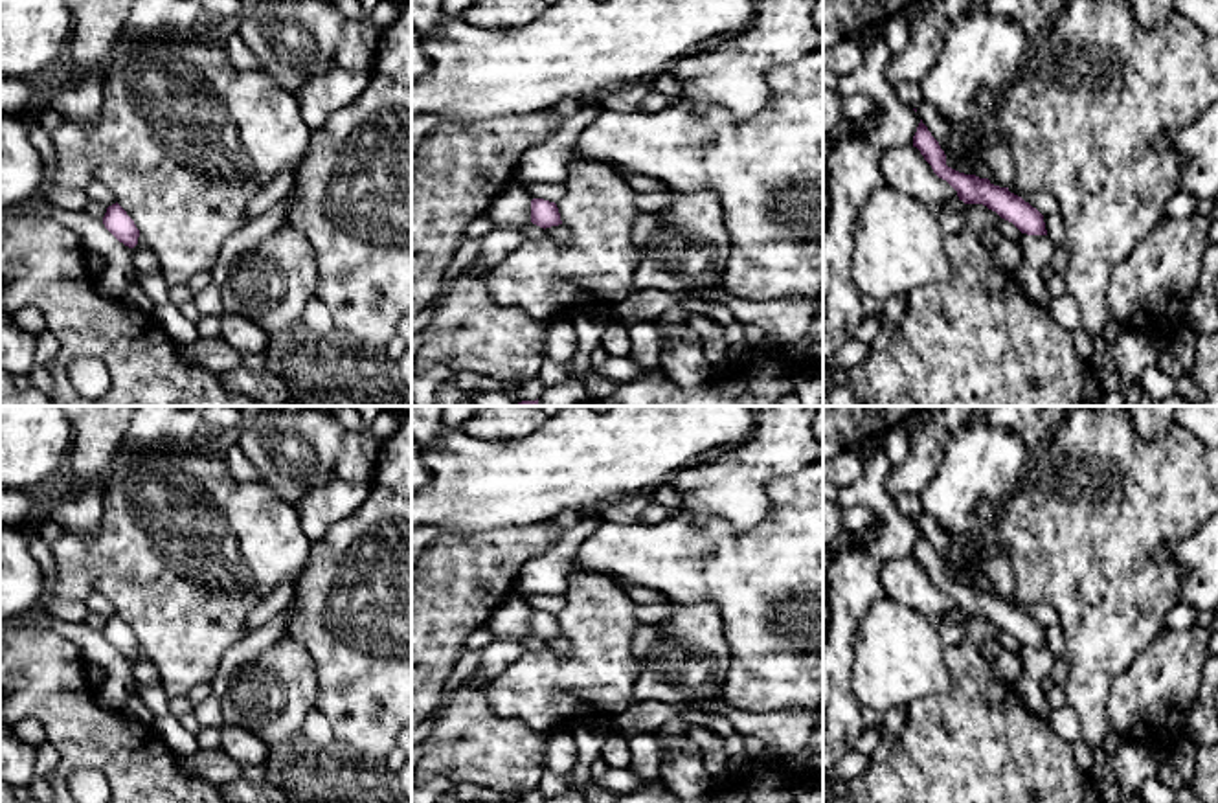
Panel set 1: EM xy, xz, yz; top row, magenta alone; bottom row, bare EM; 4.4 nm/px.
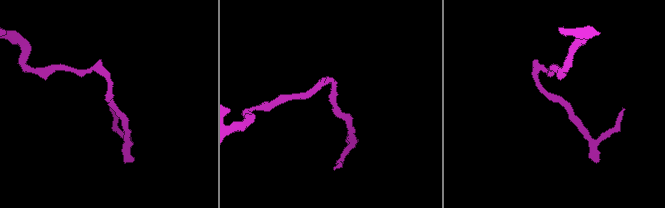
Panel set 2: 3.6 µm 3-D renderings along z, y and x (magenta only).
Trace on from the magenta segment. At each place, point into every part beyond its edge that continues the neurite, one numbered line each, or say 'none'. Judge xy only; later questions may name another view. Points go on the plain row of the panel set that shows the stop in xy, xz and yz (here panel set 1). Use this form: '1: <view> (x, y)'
none

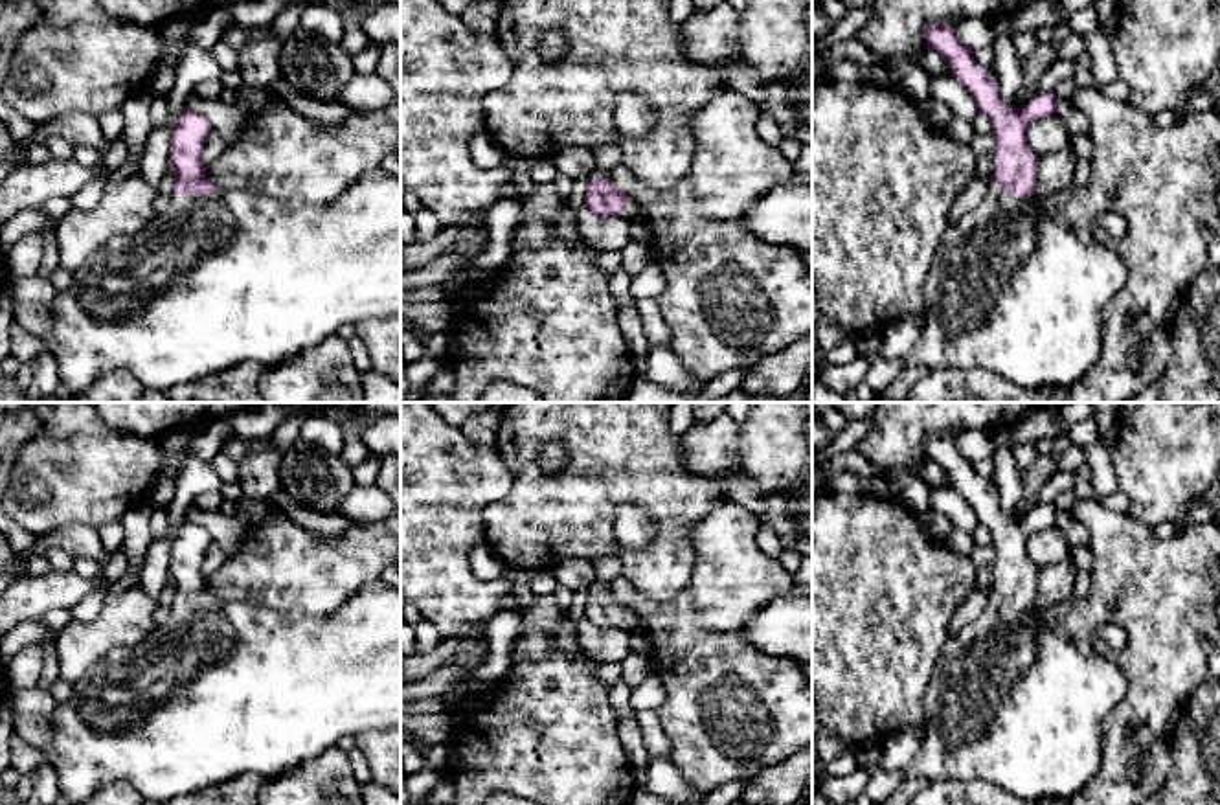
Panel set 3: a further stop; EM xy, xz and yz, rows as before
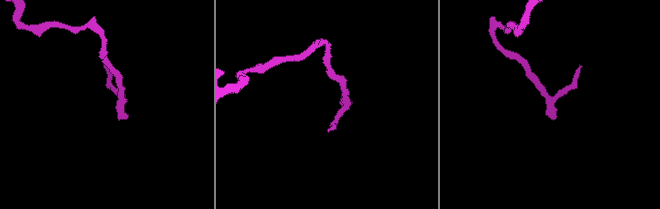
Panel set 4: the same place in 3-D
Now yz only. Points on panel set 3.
1: yz (1013, 701)

